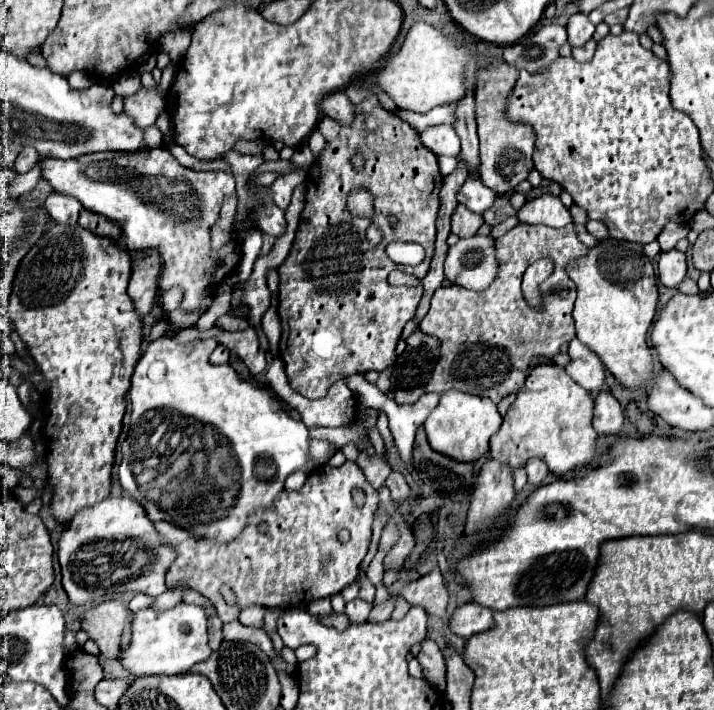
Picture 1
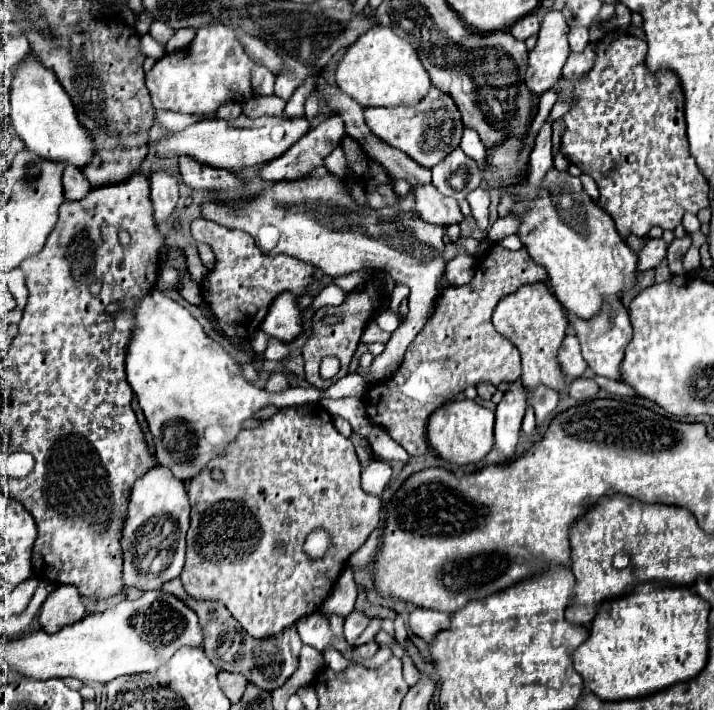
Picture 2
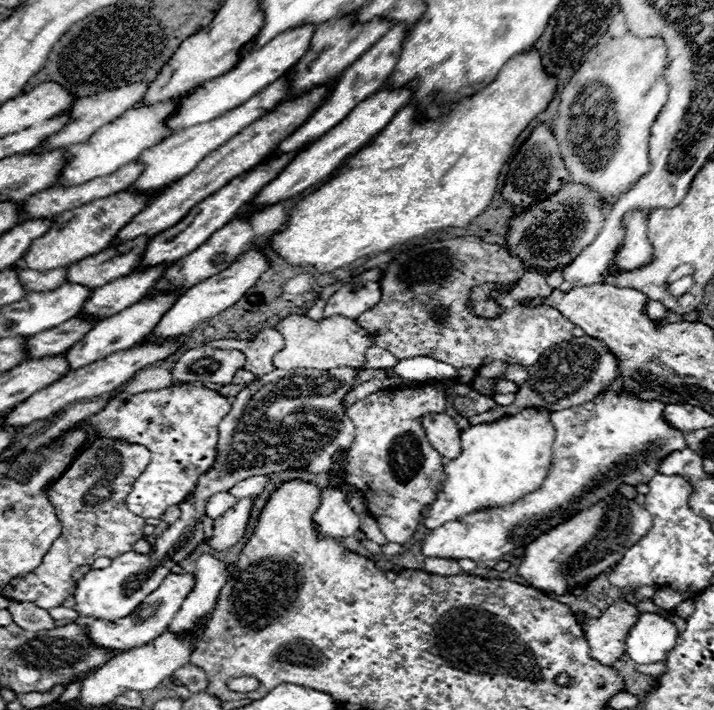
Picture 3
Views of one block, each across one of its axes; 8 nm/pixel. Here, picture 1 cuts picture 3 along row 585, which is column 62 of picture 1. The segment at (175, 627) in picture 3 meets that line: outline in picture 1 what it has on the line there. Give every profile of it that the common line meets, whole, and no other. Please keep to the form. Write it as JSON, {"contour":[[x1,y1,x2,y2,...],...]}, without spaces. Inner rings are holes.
{"contour":[[52,192,44,206,46,206,48,214,52,216,52,220,58,224,76,224,78,214,82,210,82,206,80,206,80,202,76,202,76,198,68,198,58,192]]}

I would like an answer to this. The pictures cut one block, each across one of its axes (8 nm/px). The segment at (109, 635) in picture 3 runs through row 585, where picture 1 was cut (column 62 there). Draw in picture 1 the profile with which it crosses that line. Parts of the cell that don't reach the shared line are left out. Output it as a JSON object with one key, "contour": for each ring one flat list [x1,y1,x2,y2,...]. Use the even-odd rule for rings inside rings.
{"contour":[[154,148,154,158,164,164,164,168,154,176,116,166,114,152,94,152,68,162,58,158,40,158,40,162,42,176,56,192,80,200,86,210,118,224,122,228,126,248,132,254,150,254,156,250,162,262,158,278,160,292,180,288,184,292,180,310,194,312,200,310,202,302,208,298,208,288,212,284,220,284,224,276,236,270,236,264,242,258,240,242,232,236,226,244,228,256,222,260,214,256,210,244,212,226,220,218,224,200,236,194,234,176,226,172,196,172,178,164,164,148]]}

